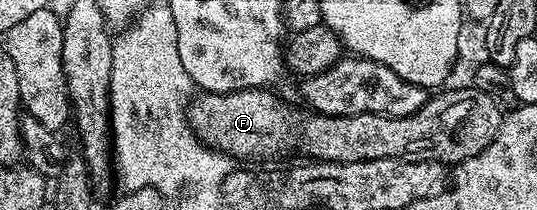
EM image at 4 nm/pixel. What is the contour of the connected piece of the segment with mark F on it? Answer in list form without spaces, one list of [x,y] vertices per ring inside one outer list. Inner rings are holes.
[[[467,86],[467,88],[454,88],[451,92],[447,90],[439,91],[437,94],[431,95],[425,106],[404,118],[392,118],[391,116],[381,116],[380,114],[360,114],[359,116],[320,116],[317,114],[309,114],[310,116],[302,116],[298,120],[298,116],[281,100],[278,96],[273,96],[275,93],[270,90],[263,90],[260,88],[253,88],[252,90],[242,90],[240,92],[229,92],[228,94],[220,94],[219,92],[202,92],[195,95],[191,99],[188,109],[188,119],[198,134],[198,139],[203,144],[222,152],[225,156],[238,160],[270,160],[273,156],[286,156],[294,147],[297,146],[300,151],[314,162],[325,162],[327,164],[347,164],[348,162],[364,162],[365,160],[379,160],[380,158],[392,158],[393,160],[427,160],[428,162],[440,162],[447,166],[457,166],[462,161],[472,158],[476,154],[480,154],[482,150],[487,148],[496,138],[500,126],[502,125],[502,118],[504,115],[503,105],[494,100],[488,94],[484,94],[479,88]]]

